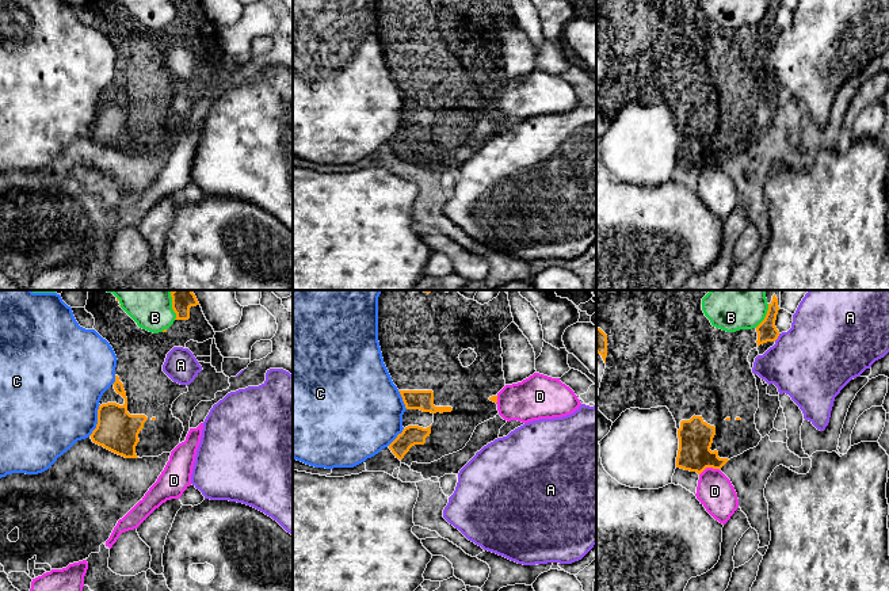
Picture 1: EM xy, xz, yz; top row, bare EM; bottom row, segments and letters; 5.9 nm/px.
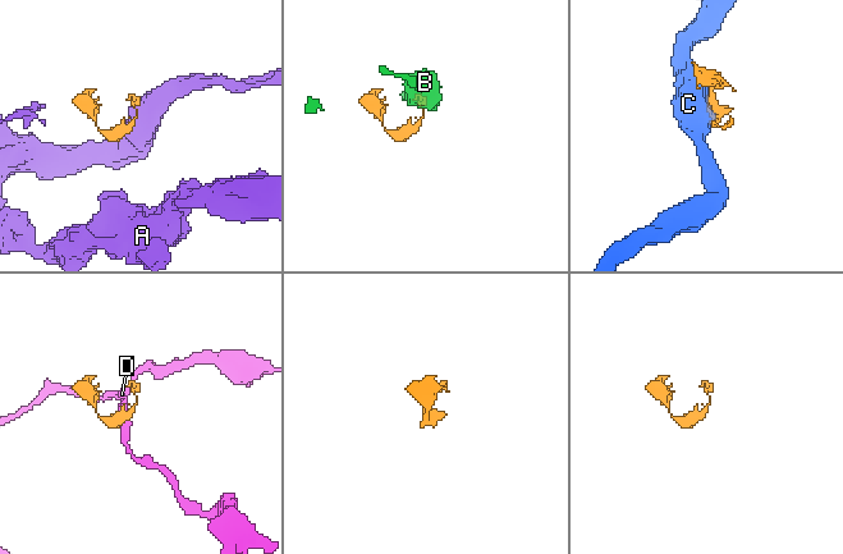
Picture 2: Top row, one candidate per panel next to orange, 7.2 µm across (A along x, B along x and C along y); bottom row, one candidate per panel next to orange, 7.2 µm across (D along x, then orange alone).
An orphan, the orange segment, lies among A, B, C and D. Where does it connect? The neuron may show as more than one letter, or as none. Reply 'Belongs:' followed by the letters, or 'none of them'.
Belongs: none of them

